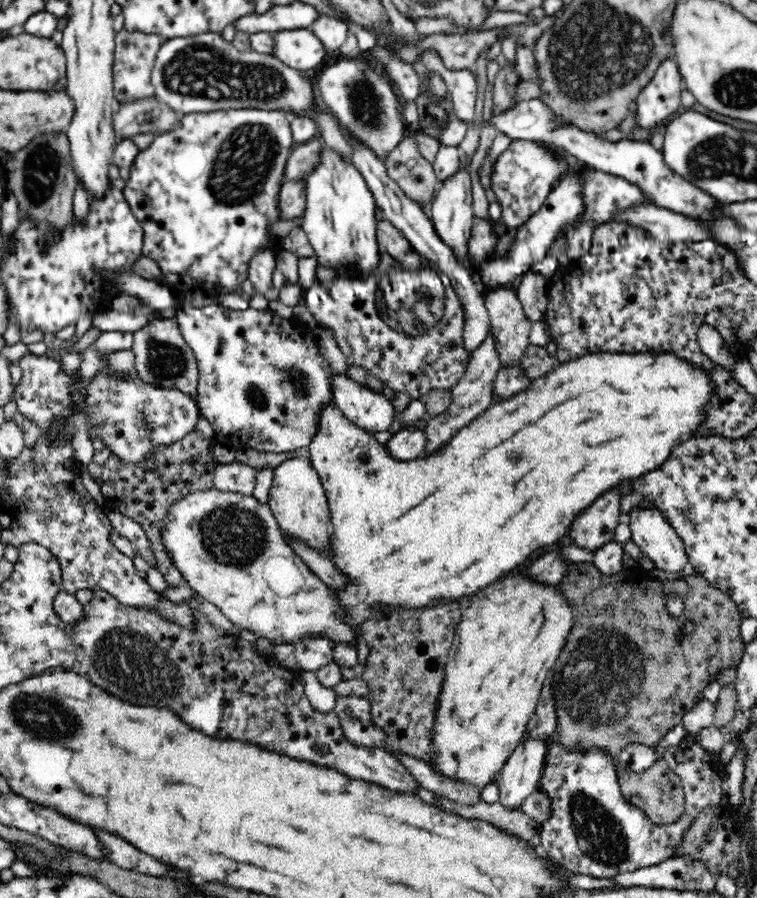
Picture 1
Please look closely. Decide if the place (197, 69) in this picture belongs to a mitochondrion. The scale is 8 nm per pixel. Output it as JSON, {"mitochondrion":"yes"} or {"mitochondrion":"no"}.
{"mitochondrion":"yes"}

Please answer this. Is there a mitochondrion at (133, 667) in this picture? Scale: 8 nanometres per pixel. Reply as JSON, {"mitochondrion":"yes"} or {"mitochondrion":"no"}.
{"mitochondrion":"yes"}

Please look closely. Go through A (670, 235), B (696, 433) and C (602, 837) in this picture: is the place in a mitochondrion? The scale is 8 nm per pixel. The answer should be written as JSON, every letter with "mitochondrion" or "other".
{"A":"other","B":"other","C":"mitochondrion"}

